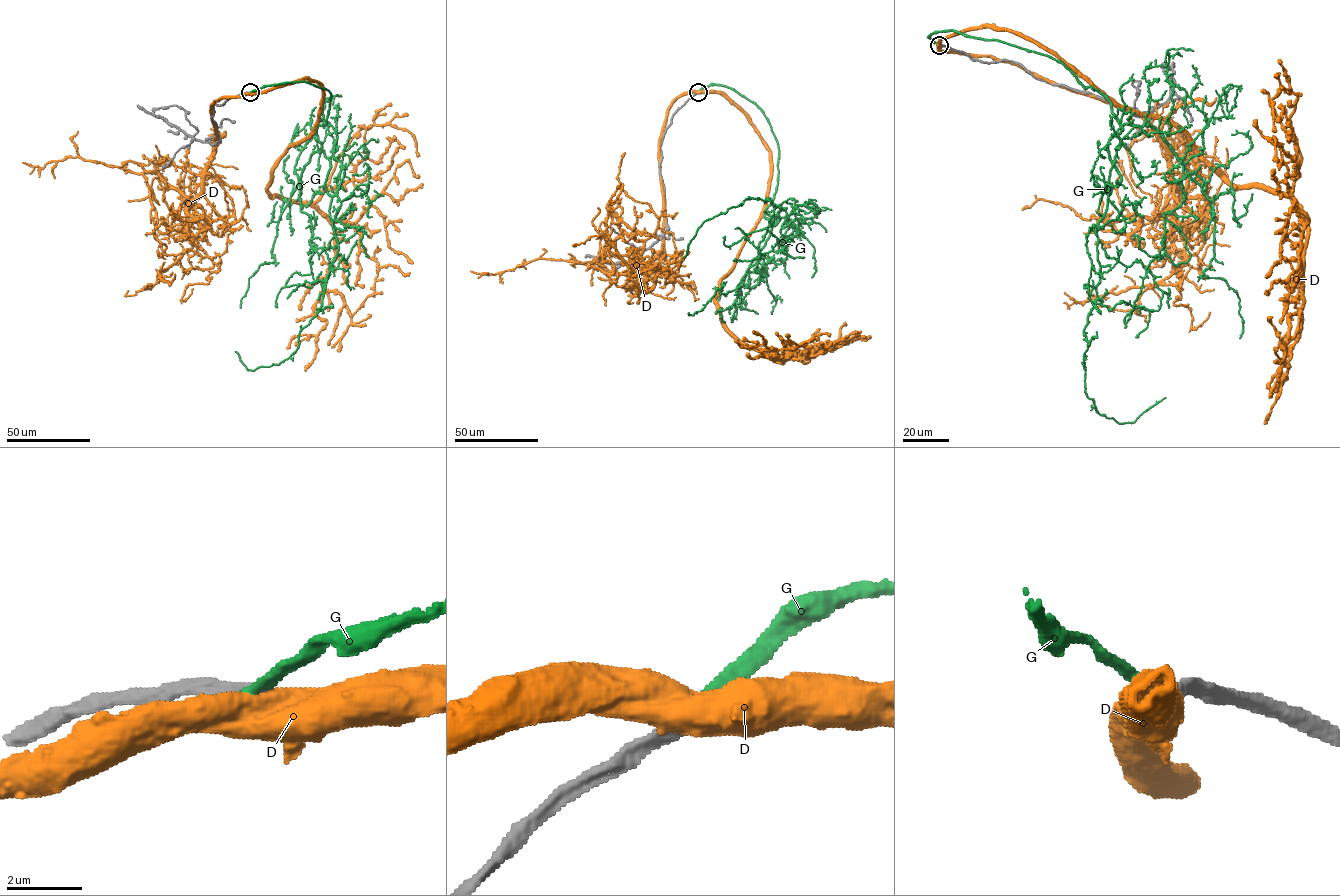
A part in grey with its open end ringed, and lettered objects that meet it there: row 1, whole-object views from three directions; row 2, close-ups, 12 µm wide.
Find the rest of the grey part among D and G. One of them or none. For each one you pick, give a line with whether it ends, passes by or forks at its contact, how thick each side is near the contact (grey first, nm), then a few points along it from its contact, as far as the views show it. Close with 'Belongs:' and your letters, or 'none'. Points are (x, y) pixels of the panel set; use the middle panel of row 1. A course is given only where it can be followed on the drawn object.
G: it ends | 320/200 nm | via (698, 92), (723, 85), (762, 111), (778, 149), (764, 216), (775, 225), (786, 208), (746, 199), (683, 258)
Belongs: G

